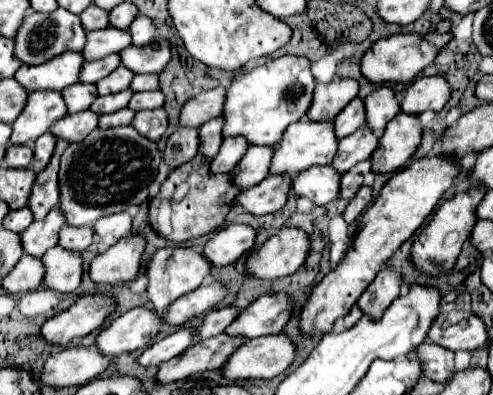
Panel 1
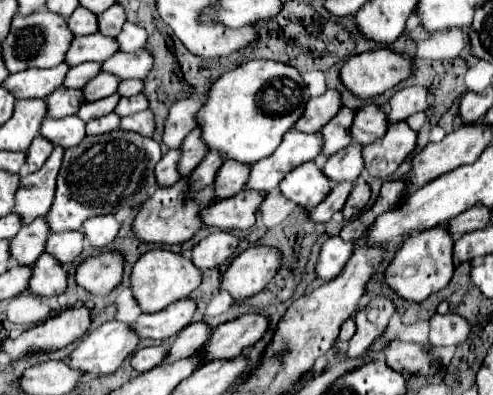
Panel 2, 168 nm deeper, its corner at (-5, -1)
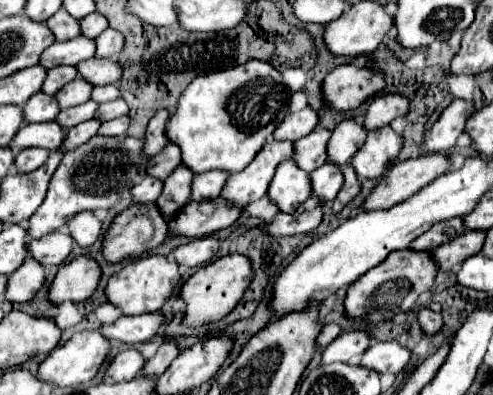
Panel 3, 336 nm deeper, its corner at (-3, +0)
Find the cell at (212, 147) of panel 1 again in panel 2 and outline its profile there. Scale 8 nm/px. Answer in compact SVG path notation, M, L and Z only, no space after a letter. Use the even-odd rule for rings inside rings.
M192 130L186 140L182 142L182 164L178 164L178 172L180 176L186 176L190 174L198 162L208 154L208 148L202 144L202 138L200 138L200 130Z

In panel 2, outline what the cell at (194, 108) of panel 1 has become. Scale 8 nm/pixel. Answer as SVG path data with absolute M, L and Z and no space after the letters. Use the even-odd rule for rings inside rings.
M190 98L172 104L164 124L164 136L162 136L166 148L180 148L186 134L196 128L194 114L200 110L202 104L204 100L190 100Z

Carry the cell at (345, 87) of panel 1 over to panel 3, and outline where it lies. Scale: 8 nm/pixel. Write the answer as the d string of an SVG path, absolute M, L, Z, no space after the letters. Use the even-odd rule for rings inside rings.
M310 105L304 107L302 111L290 113L284 123L280 123L278 131L274 133L276 139L288 139L288 141L298 141L300 137L306 137L312 129L316 129L320 117L318 111L312 109Z

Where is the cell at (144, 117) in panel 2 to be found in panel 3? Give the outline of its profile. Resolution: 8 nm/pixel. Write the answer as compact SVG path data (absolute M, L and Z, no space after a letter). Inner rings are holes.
M118 117L112 121L106 121L104 127L100 127L100 135L124 135L130 127L130 119L128 117Z

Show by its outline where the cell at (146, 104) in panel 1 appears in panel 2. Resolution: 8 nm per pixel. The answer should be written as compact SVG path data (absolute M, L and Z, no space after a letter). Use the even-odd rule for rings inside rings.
M136 94L136 96L130 96L130 98L122 98L118 102L118 108L114 110L114 114L118 116L130 116L130 114L136 114L136 112L142 112L148 108L148 100L144 94Z

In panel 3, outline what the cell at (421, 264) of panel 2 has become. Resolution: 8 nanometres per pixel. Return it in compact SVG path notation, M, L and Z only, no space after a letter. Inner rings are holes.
M404 249L404 251L392 251L392 255L388 255L388 259L384 259L384 263L380 263L380 267L372 267L372 271L366 271L350 289L346 295L346 313L354 319L368 319L370 323L382 321L382 319L390 319L396 313L406 313L414 307L416 299L430 291L434 287L434 279L438 275L440 267L438 263L432 259L430 251L412 251L412 249Z

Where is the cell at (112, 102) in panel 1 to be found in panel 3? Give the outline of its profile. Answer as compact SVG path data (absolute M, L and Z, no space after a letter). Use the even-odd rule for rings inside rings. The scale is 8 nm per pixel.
M84 103L80 107L68 107L68 109L62 109L60 115L56 117L56 123L60 123L62 127L74 127L76 123L82 123L82 121L88 121L88 119L94 119L96 115L96 109L98 109L98 103Z

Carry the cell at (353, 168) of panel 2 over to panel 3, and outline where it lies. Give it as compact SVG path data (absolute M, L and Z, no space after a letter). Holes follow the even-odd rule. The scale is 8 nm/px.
M326 161L322 167L318 167L316 171L310 173L310 181L312 181L314 195L318 195L320 199L326 199L326 201L332 201L338 195L338 191L342 189L344 175L336 163Z

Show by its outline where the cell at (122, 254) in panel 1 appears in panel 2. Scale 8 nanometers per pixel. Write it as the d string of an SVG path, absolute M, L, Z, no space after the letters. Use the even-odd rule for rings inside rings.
M102 252L82 260L76 268L76 284L94 296L110 294L122 280L122 256Z

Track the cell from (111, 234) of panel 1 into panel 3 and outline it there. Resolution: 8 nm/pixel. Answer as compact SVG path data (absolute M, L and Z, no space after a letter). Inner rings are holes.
M82 211L80 215L74 215L68 221L68 231L80 247L90 247L98 241L102 223L98 221L98 217L92 211Z

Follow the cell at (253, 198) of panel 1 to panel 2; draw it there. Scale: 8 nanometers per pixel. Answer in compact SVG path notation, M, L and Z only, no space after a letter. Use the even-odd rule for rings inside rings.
M242 190L230 198L218 200L212 206L200 212L200 220L204 226L220 228L220 230L248 230L254 226L254 216L264 200L264 194L254 190Z

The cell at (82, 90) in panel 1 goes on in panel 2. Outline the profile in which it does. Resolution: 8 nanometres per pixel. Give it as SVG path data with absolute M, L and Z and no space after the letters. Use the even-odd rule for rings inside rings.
M58 88L46 98L46 116L48 118L66 118L78 112L80 104L84 102L82 90L68 90Z

